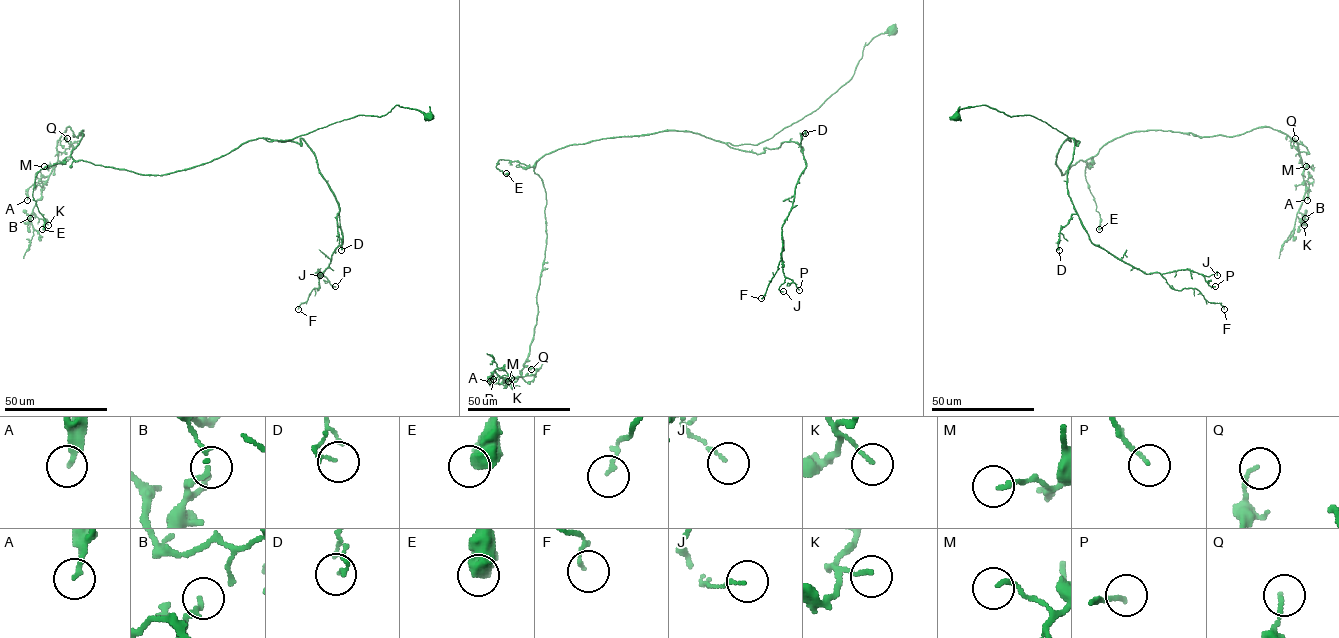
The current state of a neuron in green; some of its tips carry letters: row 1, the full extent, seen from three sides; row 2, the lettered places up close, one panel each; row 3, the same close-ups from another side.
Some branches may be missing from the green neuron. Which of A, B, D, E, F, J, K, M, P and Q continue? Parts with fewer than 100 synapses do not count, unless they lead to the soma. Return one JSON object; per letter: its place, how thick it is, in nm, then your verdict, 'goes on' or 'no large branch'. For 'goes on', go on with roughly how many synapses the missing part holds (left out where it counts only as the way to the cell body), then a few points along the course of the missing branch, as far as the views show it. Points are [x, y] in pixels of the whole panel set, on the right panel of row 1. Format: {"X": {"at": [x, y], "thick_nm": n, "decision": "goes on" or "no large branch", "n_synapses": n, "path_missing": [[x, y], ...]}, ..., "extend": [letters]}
{"A": {"at": [1307, 200], "thick_nm": 180, "decision": "no large branch"}, "B": {"at": [1305, 218], "thick_nm": 130, "decision": "no large branch"}, "D": {"at": [1059, 250], "thick_nm": 110, "decision": "no large branch"}, "E": {"at": [1099, 229], "thick_nm": 600, "decision": "no large branch"}, "F": {"at": [1224, 309], "thick_nm": 110, "decision": "no large branch"}, "J": {"at": [1217, 275], "thick_nm": 120, "decision": "no large branch"}, "K": {"at": [1304, 225], "thick_nm": 130, "decision": "no large branch"}, "M": {"at": [1306, 166], "thick_nm": 140, "decision": "no large branch"}, "P": {"at": [1215, 286], "thick_nm": 130, "decision": "no large branch"}, "Q": {"at": [1295, 138], "thick_nm": 130, "decision": "no large branch"}, "extend": []}

